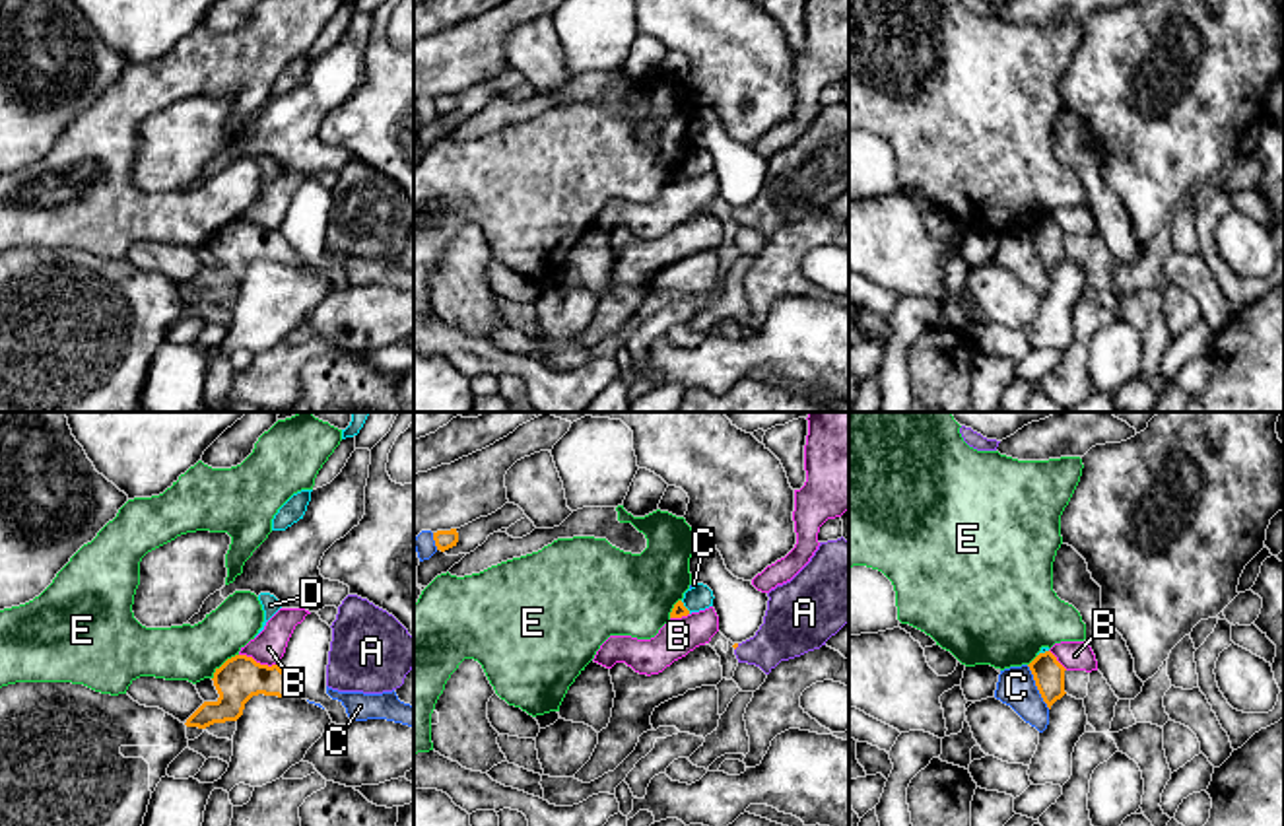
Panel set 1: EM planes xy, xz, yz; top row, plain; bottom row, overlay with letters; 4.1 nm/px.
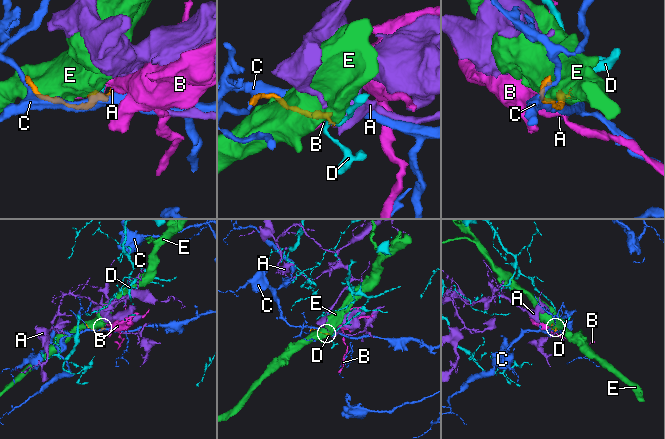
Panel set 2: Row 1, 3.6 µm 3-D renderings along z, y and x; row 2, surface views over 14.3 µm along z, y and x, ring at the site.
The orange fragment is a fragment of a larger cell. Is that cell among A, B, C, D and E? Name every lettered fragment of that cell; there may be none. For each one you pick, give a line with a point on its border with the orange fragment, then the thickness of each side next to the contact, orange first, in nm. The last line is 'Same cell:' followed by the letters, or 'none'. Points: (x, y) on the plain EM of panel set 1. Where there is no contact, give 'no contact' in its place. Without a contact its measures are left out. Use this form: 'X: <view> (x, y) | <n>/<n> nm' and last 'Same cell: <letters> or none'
A: xz (737, 210) | 20/260 nm
Same cell: A

